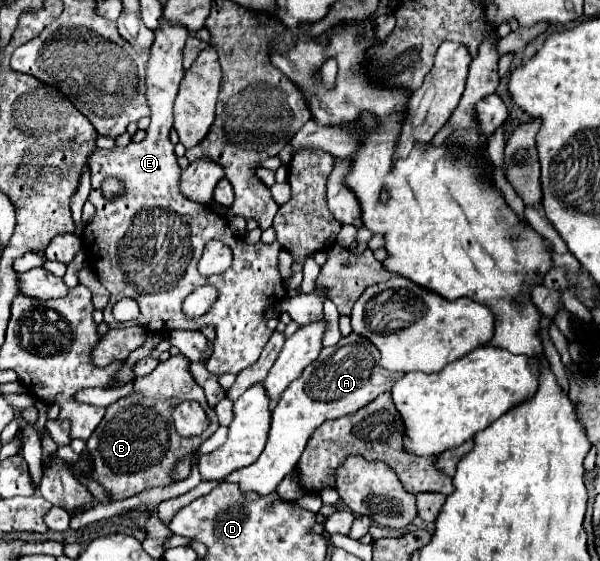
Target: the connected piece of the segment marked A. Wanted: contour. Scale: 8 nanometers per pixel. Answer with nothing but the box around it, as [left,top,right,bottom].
[227,334,401,496]

